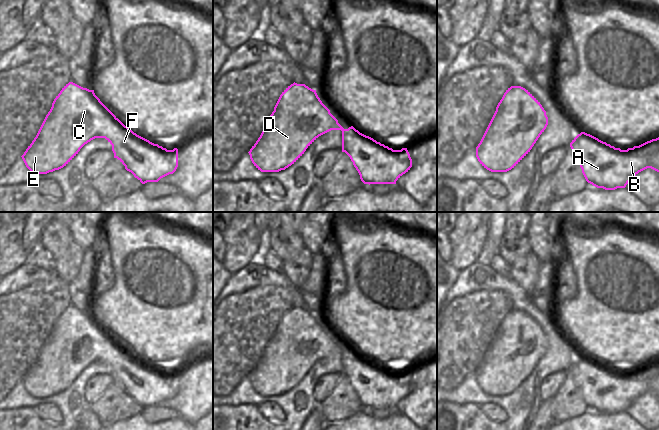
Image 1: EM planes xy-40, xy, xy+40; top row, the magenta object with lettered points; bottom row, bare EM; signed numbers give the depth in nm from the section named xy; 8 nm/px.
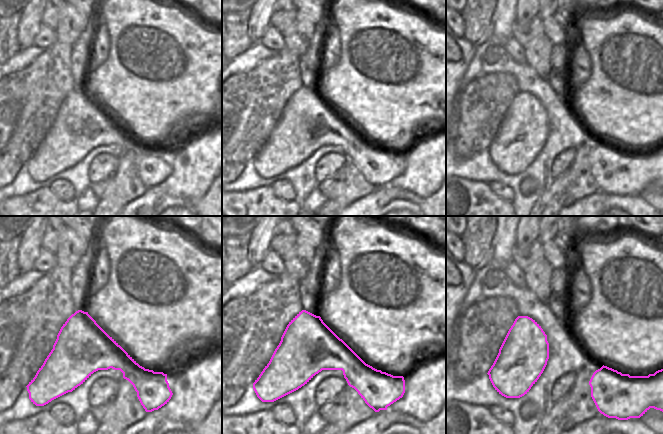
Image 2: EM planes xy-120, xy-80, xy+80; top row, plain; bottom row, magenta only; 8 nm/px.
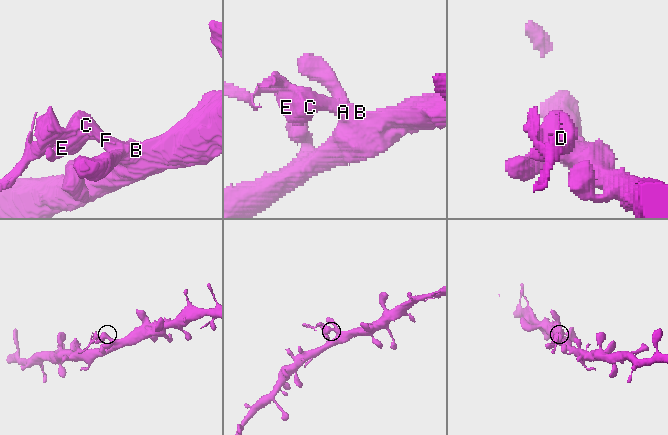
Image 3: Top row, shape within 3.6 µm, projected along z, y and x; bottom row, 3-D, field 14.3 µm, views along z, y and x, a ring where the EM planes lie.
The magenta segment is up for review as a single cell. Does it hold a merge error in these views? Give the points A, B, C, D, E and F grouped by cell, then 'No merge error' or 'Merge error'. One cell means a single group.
Groups: A B / C D E F. Merge error.

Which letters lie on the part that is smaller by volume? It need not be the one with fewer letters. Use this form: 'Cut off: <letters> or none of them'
Cut off: C, D, E, F

